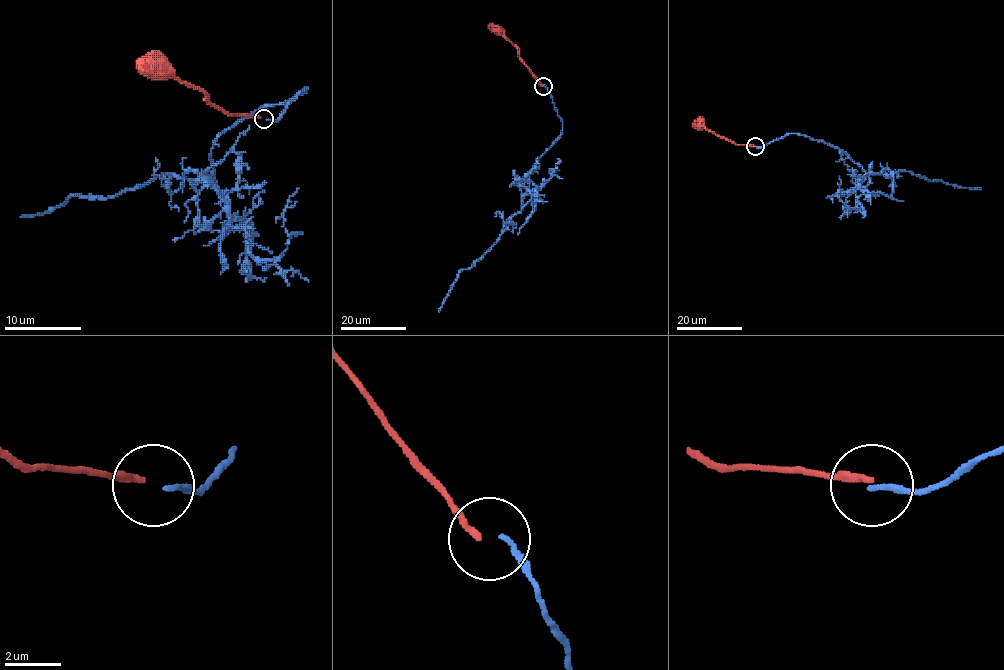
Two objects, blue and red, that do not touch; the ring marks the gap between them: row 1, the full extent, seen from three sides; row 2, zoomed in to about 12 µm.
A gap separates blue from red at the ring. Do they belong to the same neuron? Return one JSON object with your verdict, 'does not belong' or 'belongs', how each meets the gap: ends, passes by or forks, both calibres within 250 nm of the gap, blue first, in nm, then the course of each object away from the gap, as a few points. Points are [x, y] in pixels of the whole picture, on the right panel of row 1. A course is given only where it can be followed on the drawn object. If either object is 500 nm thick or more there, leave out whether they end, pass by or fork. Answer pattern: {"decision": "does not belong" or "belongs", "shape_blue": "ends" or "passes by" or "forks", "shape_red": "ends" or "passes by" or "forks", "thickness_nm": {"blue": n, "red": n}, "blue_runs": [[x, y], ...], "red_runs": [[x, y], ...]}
{"decision": "does not belong", "shape_blue": "ends", "shape_red": "ends", "thickness_nm": {"blue": 190, "red": 240}, "blue_runs": [[755, 147], [796, 133], [839, 148], [867, 173], [878, 174], [887, 169], [909, 171], [933, 180], [980, 189]], "red_runs": [[755, 146], [735, 144], [698, 122]]}

